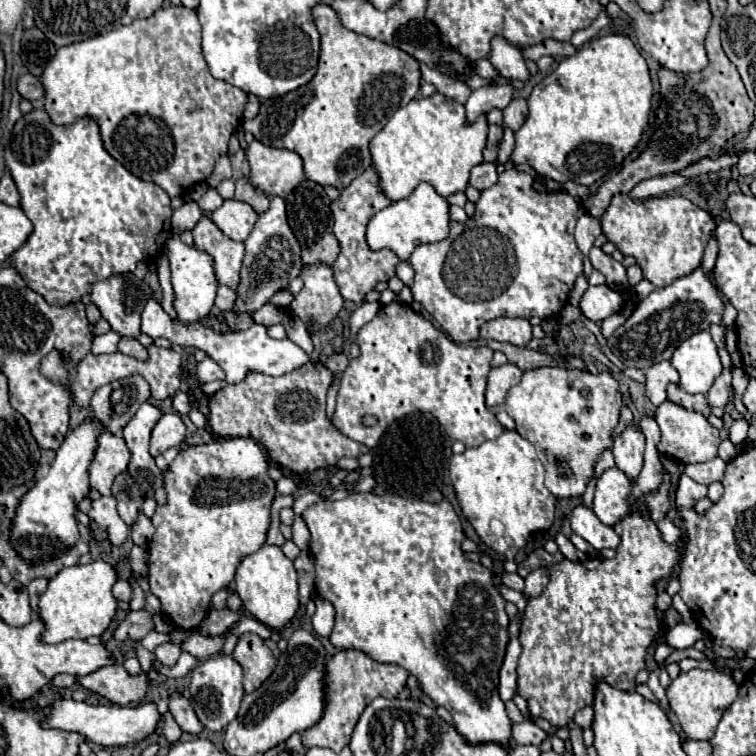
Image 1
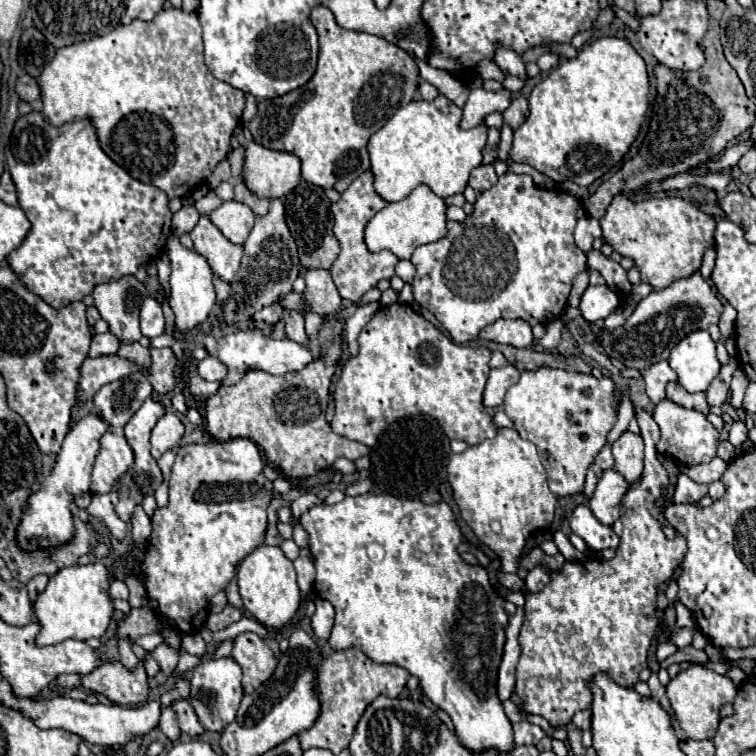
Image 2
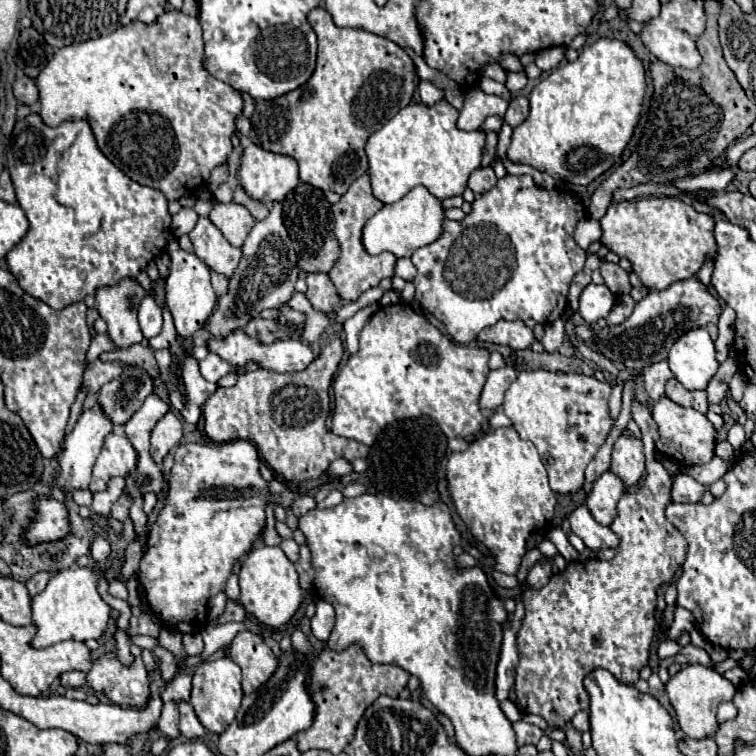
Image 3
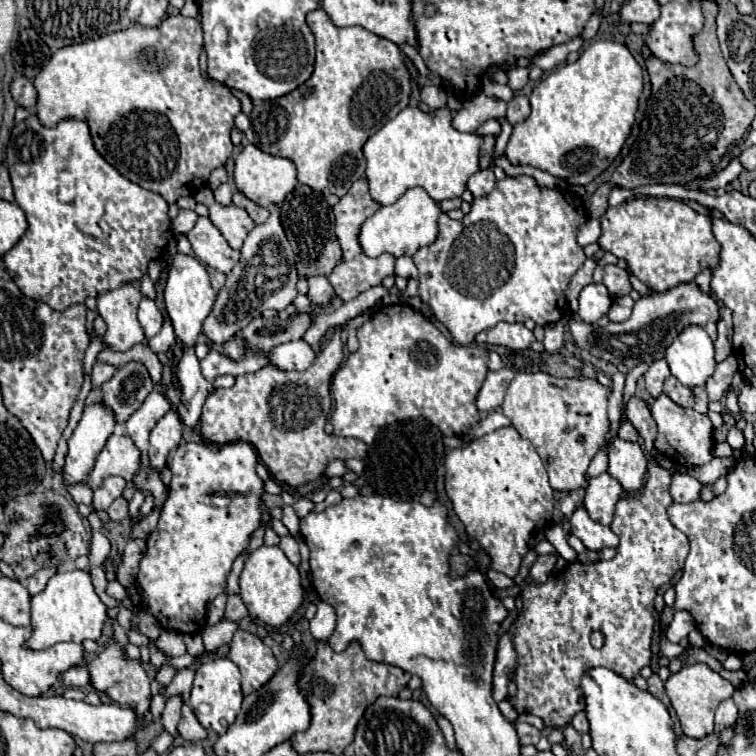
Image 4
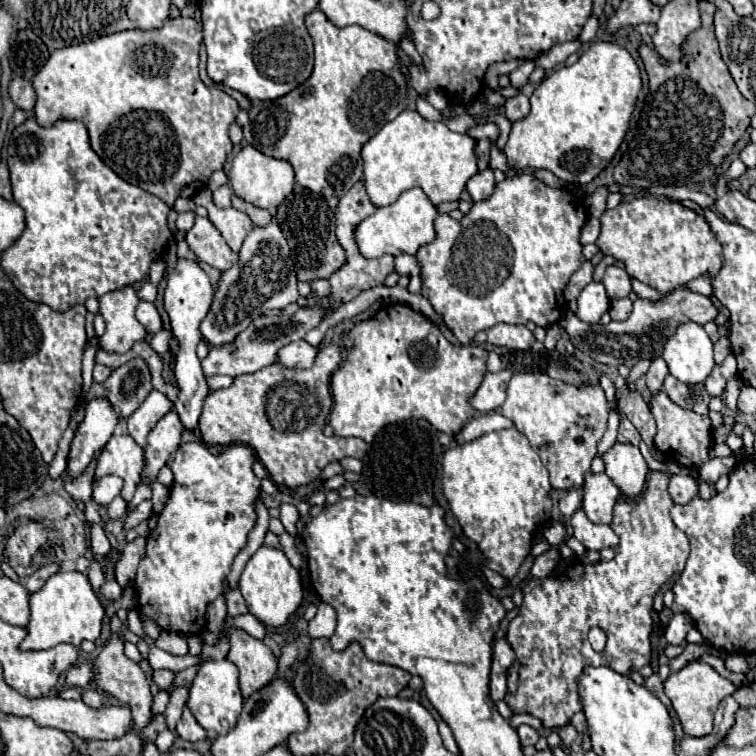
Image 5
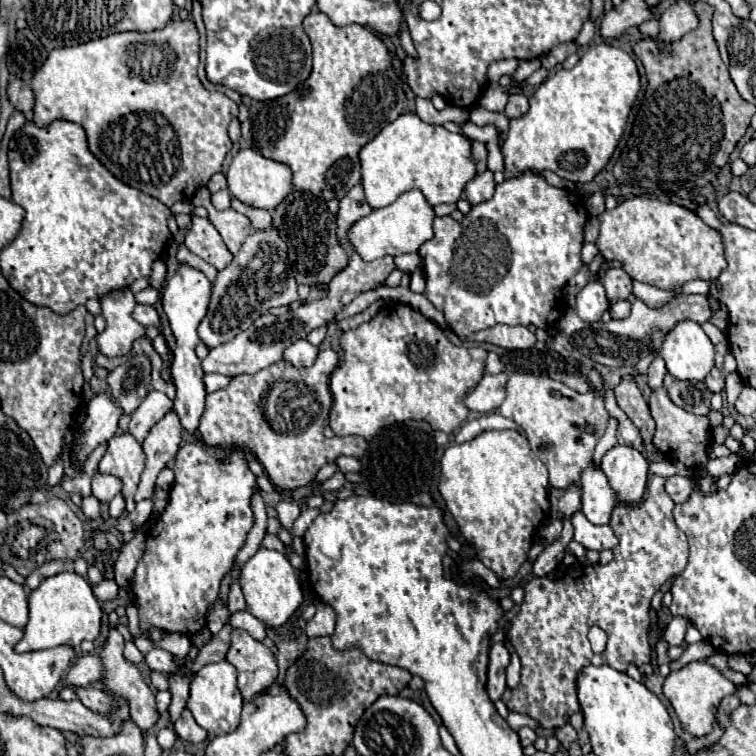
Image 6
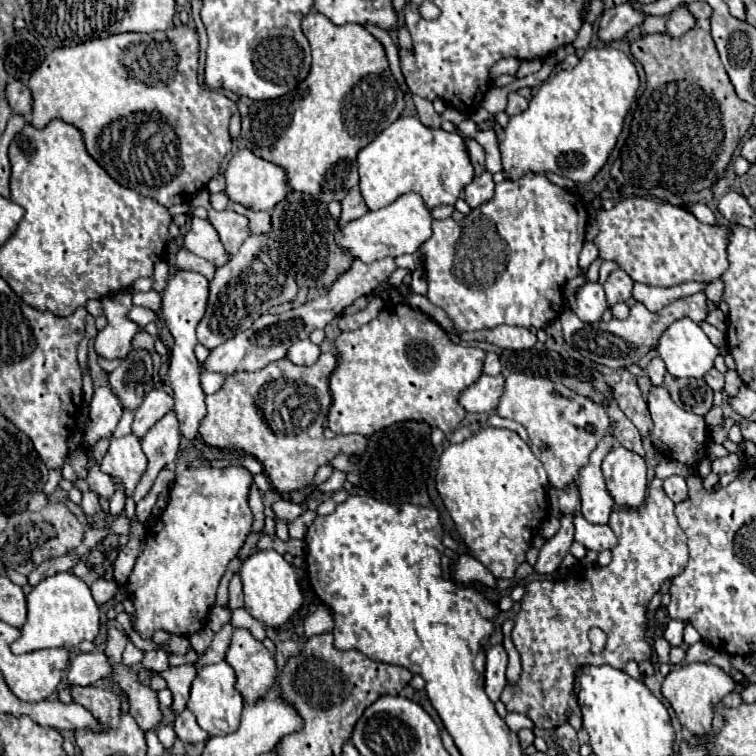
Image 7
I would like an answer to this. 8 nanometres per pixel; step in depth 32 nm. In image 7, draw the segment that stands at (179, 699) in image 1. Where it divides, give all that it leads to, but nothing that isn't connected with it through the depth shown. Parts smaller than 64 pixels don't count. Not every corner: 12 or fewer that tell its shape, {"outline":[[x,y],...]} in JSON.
{"outline":[[186,708],[174,722],[182,742],[204,742],[204,732]]}

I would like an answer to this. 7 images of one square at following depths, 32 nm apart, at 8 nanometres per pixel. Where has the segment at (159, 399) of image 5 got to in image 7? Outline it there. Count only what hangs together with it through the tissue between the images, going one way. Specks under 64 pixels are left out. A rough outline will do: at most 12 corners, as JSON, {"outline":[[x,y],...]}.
{"outline":[[162,390],[146,394],[134,412],[132,434],[144,434],[172,410],[174,400]]}

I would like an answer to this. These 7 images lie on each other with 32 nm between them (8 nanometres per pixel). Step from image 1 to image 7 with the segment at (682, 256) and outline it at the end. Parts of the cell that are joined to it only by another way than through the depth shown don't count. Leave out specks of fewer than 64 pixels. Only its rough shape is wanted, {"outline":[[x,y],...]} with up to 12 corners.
{"outline":[[626,198],[594,244],[634,280],[670,288],[728,268],[726,230]]}

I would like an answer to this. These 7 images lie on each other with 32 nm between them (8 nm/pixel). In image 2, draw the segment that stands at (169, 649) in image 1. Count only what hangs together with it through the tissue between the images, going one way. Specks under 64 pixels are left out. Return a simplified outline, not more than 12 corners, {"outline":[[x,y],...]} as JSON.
{"outline":[[168,644],[152,652],[164,674],[176,668],[178,648]]}

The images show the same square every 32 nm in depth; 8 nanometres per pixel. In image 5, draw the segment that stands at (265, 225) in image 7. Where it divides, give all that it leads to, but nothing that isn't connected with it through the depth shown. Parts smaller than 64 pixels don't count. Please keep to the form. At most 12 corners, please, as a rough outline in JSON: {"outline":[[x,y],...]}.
{"outline":[[232,196],[232,206],[250,216],[254,226],[264,226],[270,220],[268,210]]}

